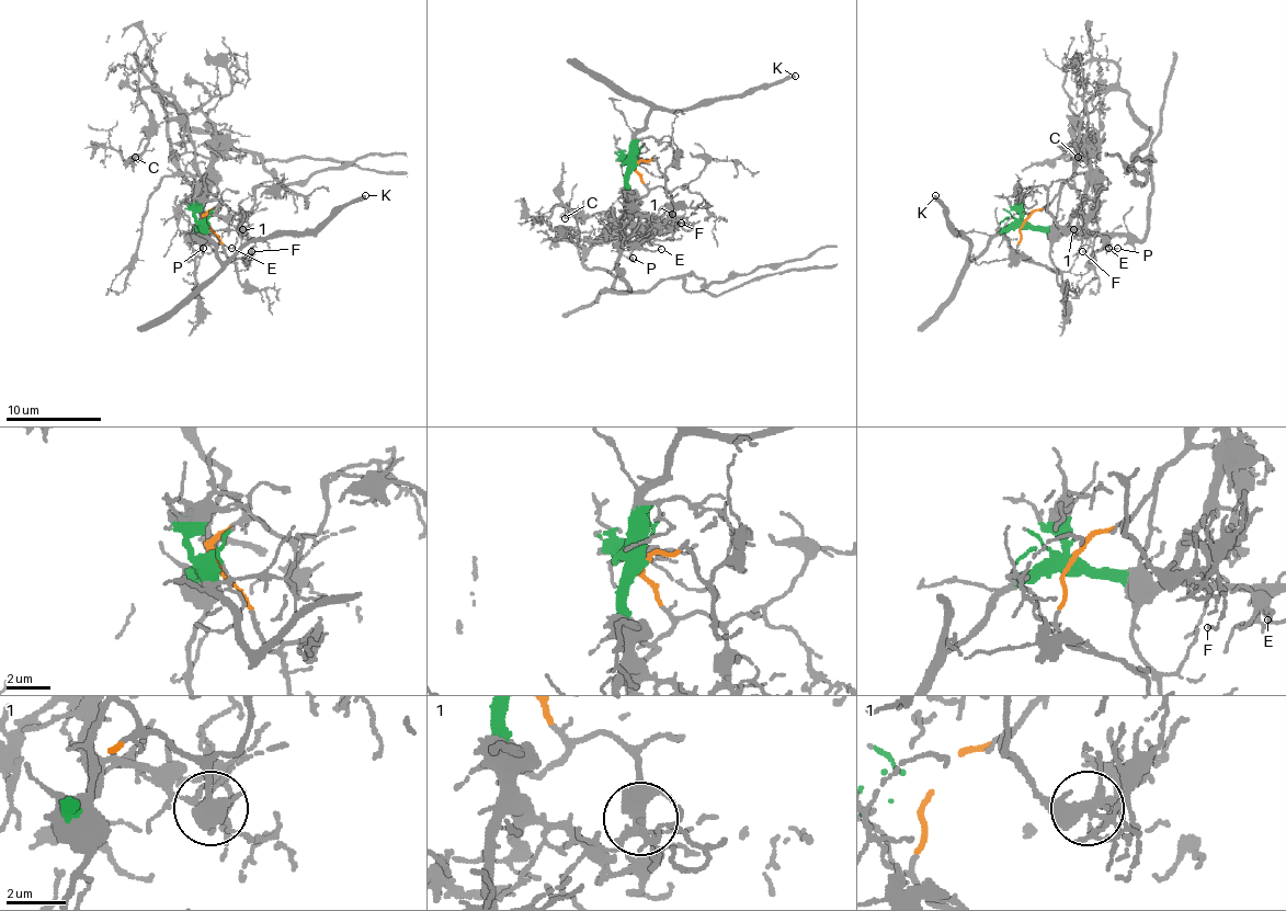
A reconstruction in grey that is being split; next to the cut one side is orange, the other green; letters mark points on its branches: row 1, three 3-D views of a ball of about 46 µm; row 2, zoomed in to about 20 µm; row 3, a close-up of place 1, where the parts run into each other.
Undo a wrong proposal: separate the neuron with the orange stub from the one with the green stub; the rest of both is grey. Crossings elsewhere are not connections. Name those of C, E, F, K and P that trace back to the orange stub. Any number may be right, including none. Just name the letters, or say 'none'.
C, F

